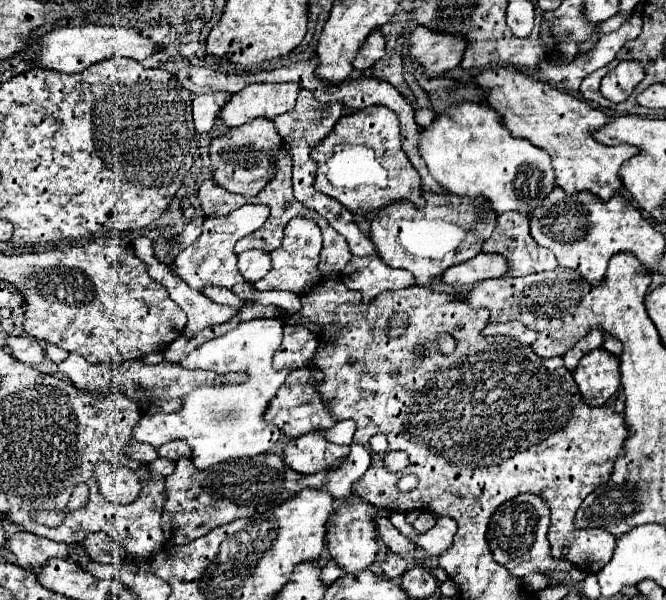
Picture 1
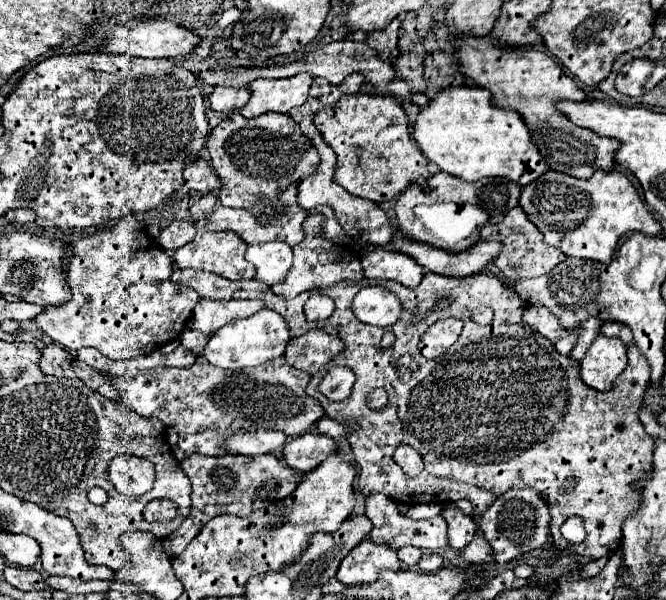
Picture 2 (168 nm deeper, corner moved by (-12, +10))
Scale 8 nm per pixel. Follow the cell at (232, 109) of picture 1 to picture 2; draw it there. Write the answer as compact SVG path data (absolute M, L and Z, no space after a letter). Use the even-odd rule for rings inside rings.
M300 73L290 79L256 79L250 85L250 101L240 113L248 119L264 115L268 111L288 113L292 107L302 105L308 99L312 77Z

